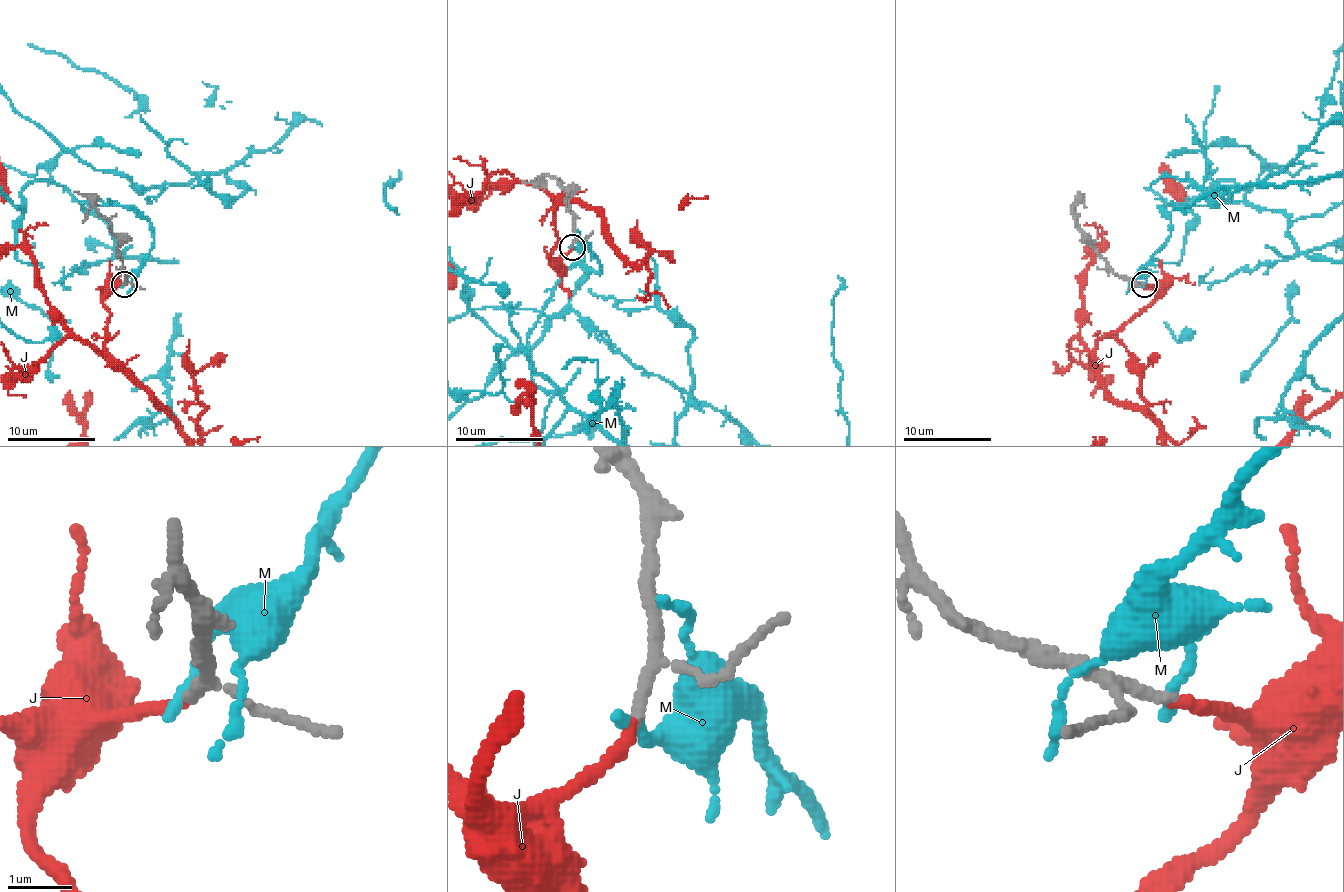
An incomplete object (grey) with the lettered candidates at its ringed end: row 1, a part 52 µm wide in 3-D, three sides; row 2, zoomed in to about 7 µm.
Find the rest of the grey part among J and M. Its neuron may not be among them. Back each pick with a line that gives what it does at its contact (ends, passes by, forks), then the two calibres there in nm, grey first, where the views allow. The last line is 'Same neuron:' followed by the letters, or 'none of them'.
J: it ends | 140/180 nm
Same neuron: J

